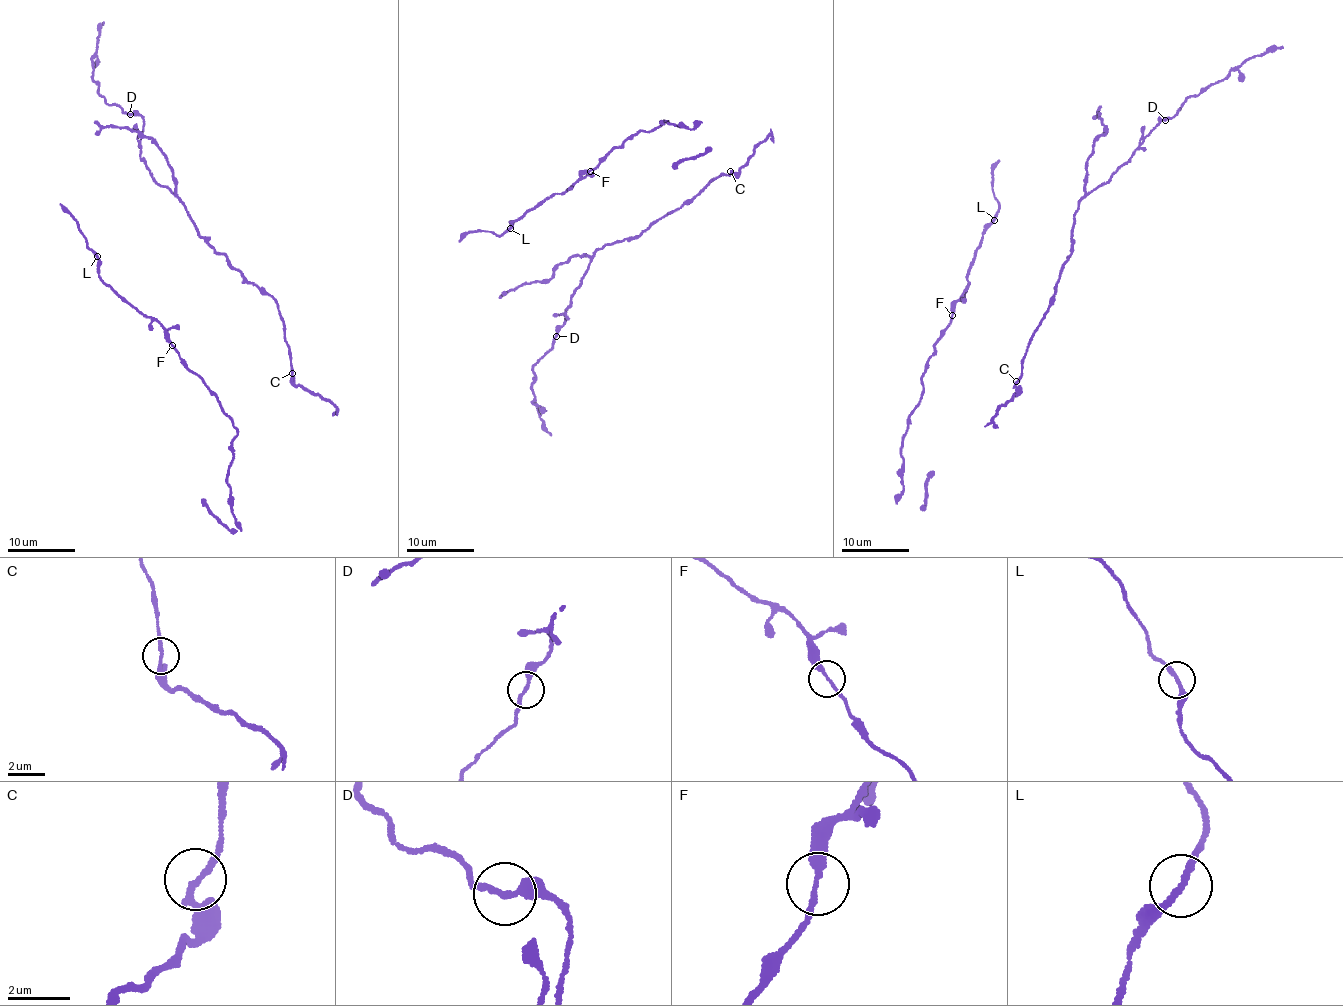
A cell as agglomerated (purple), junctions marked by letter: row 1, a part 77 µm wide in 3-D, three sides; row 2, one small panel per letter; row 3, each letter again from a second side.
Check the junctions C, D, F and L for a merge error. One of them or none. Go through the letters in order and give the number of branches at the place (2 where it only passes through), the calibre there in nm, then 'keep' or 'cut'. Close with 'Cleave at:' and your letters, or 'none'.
C: 2 branches meet; 200 nm thick; keep
D: 2 branches meet; 200 nm thick; cut
F: 2 branches meet; 200 nm thick; keep
L: 2 branches meet; 200 nm thick; keep
Cleave at: D

